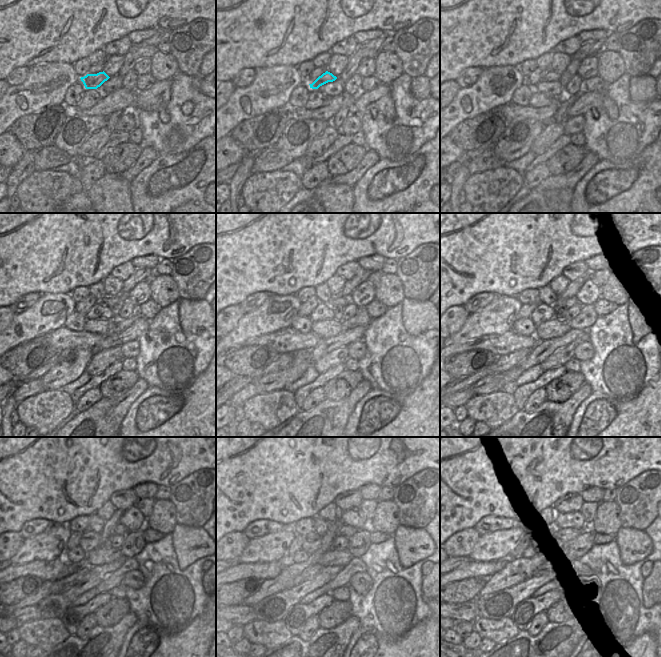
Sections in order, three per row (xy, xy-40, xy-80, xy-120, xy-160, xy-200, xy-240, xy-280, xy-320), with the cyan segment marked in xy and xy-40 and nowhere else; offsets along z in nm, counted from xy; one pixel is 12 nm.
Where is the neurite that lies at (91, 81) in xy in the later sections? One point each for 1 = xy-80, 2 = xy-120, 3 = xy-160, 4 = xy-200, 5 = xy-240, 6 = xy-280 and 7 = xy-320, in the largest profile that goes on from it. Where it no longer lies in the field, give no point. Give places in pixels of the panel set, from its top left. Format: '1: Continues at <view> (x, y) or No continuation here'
1: Continues at xy-80 (550, 76)
2: Continues at xy-120 (109, 301)
3: Continues at xy-160 (335, 301)
4: Continues at xy-200 (567, 303)
5: Continues at xy-240 (120, 530)
6: Continues at xy-280 (344, 530)
7: Continues at xy-320 (571, 533).

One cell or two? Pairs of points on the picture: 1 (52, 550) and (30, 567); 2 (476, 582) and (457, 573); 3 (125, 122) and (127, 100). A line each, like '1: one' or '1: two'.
1: two
2: two
3: two

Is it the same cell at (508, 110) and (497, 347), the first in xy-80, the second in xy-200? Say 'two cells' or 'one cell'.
one cell

